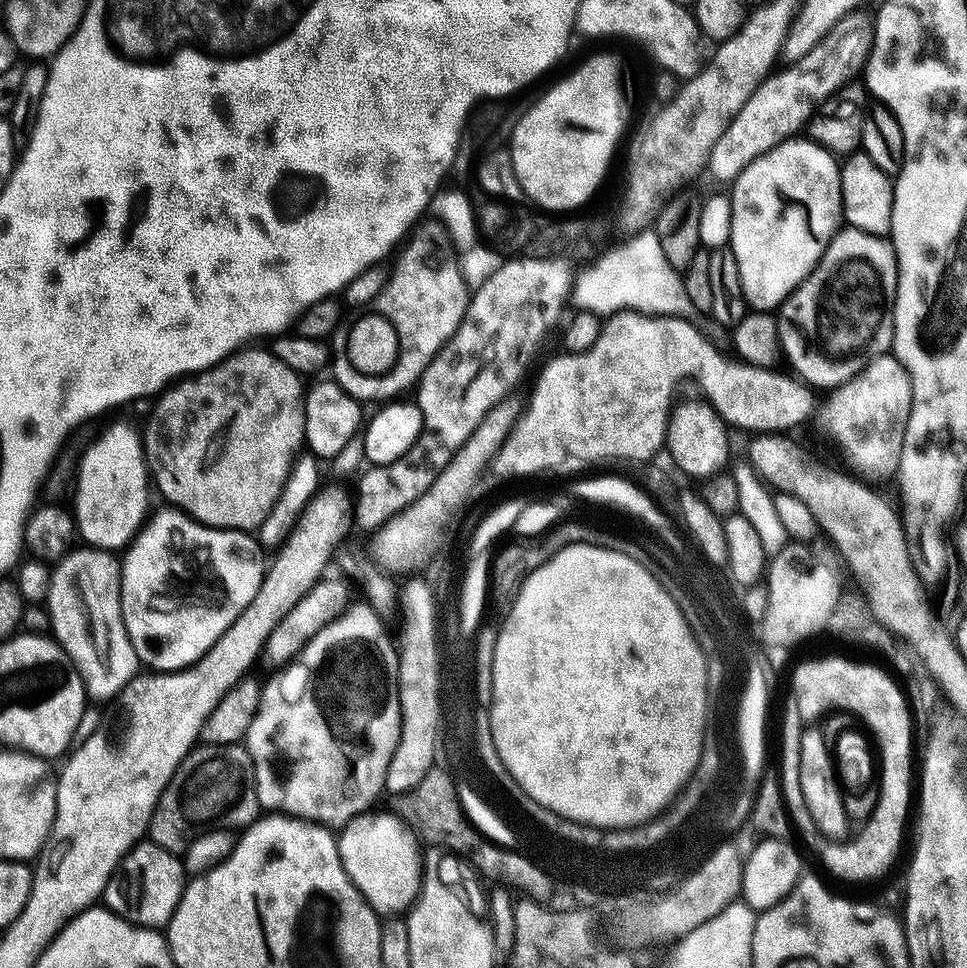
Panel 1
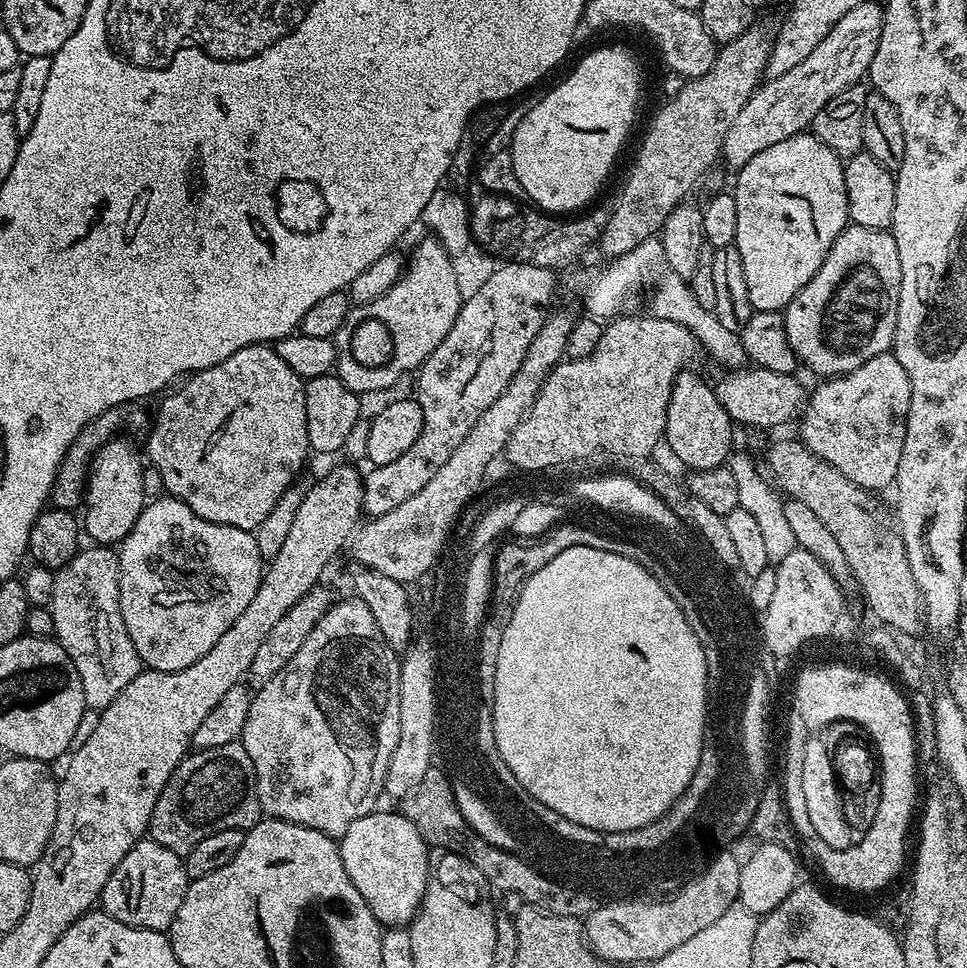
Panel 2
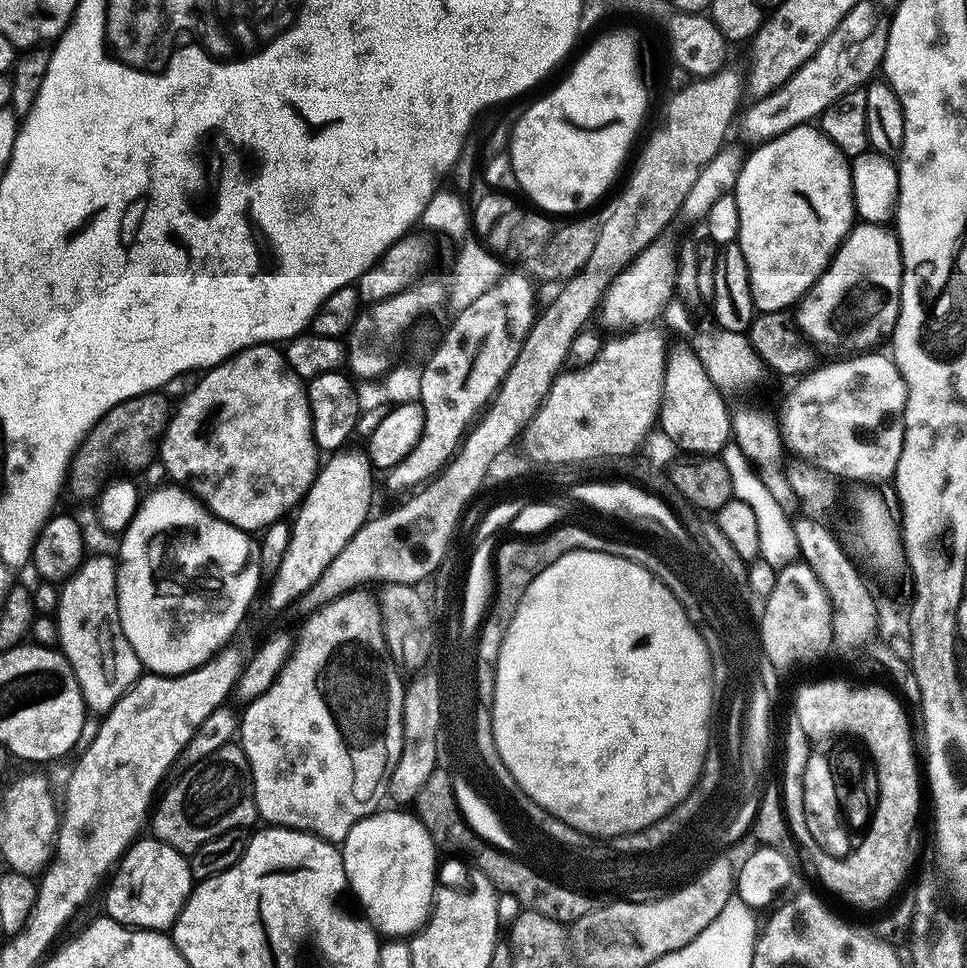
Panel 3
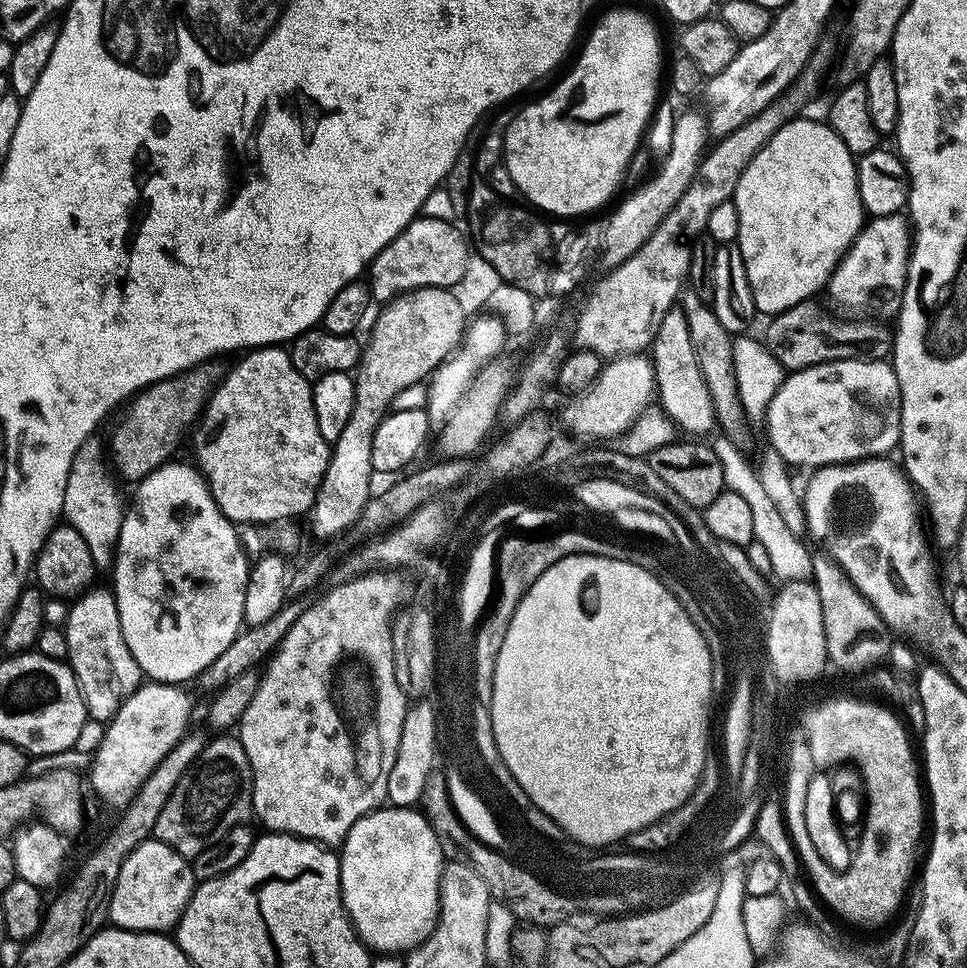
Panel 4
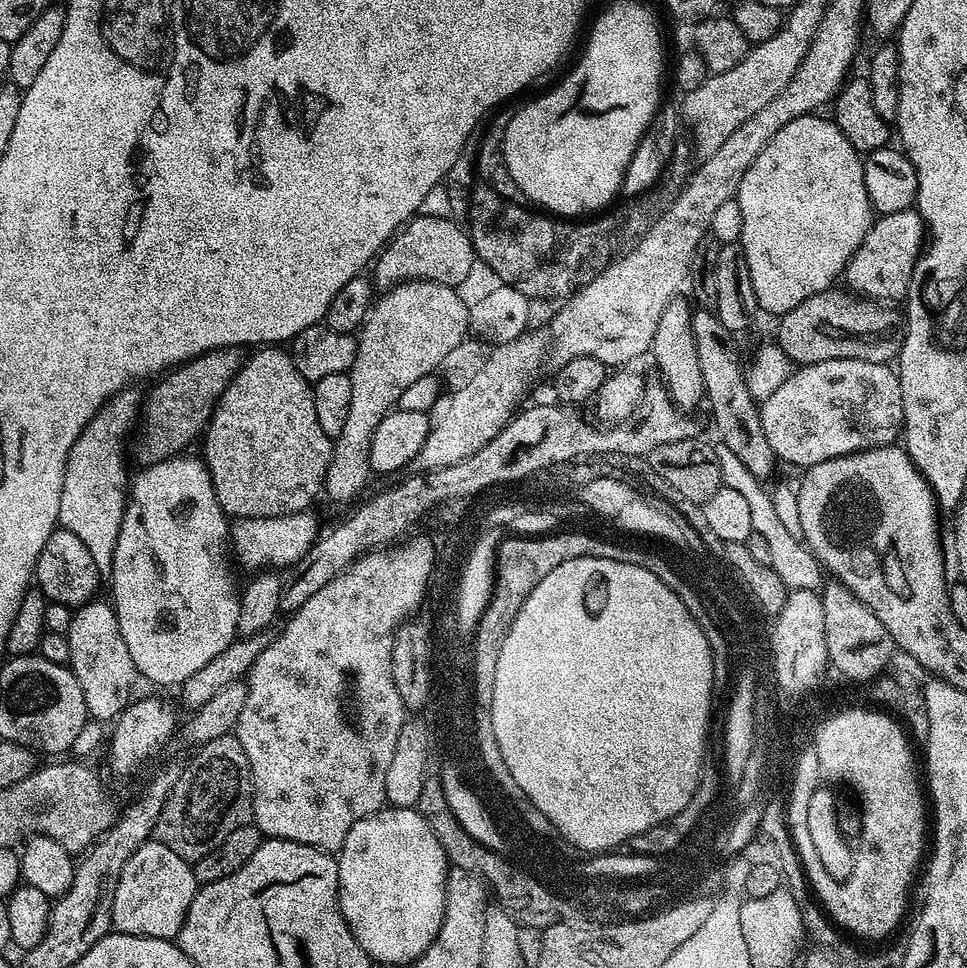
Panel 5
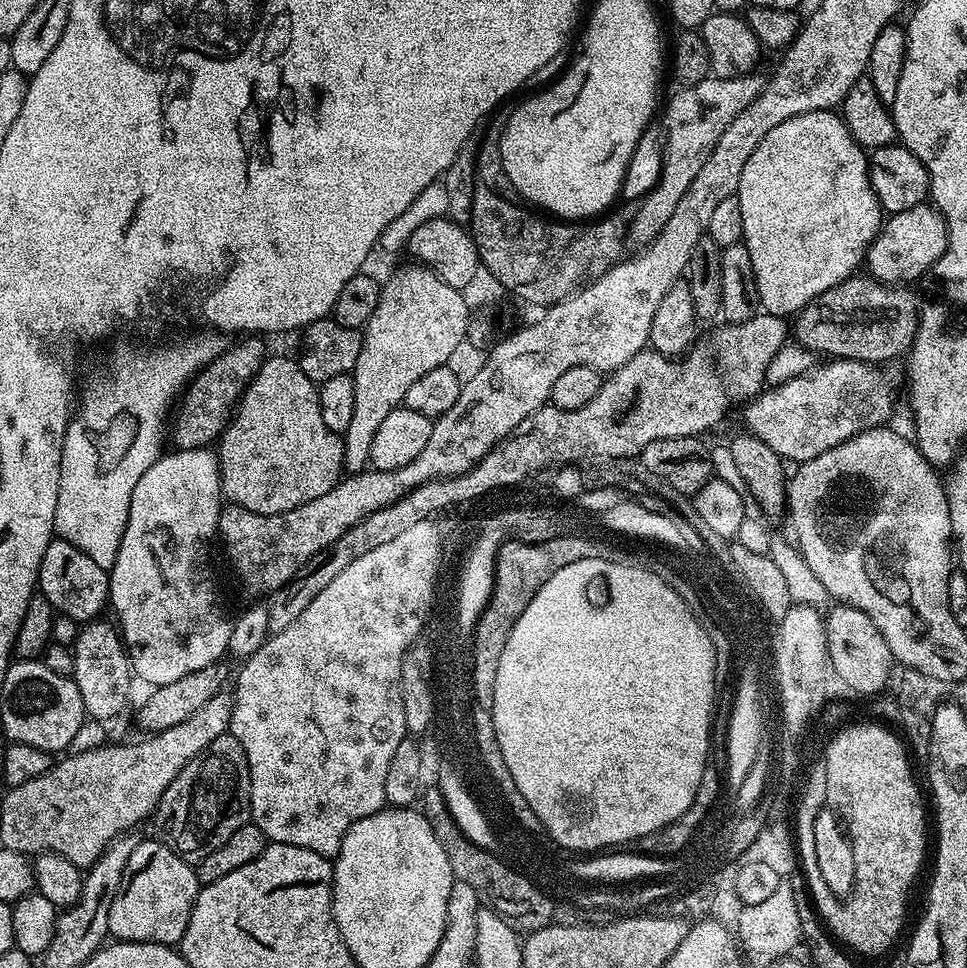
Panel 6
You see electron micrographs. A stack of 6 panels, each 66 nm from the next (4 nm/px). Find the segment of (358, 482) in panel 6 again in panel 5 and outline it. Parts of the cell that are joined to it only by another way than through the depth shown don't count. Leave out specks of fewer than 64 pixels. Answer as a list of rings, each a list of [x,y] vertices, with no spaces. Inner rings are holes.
[[[315,511],[292,512],[289,516],[241,516],[230,524],[230,544],[234,556],[252,570],[268,570],[299,564],[321,535],[316,525]]]

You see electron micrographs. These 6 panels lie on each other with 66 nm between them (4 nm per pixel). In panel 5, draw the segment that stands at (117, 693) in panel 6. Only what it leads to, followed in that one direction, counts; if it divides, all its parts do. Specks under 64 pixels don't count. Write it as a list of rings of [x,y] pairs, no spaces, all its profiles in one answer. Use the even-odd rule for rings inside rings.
[[[100,598],[75,609],[70,630],[66,639],[70,642],[70,658],[68,664],[74,678],[78,678],[78,686],[82,686],[82,698],[86,698],[86,710],[89,717],[101,722],[115,721],[116,717],[128,707],[133,699],[132,687],[138,681],[138,673],[134,666],[134,658],[130,658],[130,650],[126,650],[126,638],[122,638],[122,630],[118,626],[116,609],[111,603],[103,604]]]

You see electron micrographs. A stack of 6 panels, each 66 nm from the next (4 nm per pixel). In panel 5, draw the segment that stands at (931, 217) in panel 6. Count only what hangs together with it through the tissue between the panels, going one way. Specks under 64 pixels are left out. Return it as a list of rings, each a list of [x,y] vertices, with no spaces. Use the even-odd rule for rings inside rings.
[[[907,208],[873,219],[866,238],[844,269],[843,279],[855,295],[881,302],[903,301],[908,294],[910,278],[926,244],[926,225],[919,212]]]

